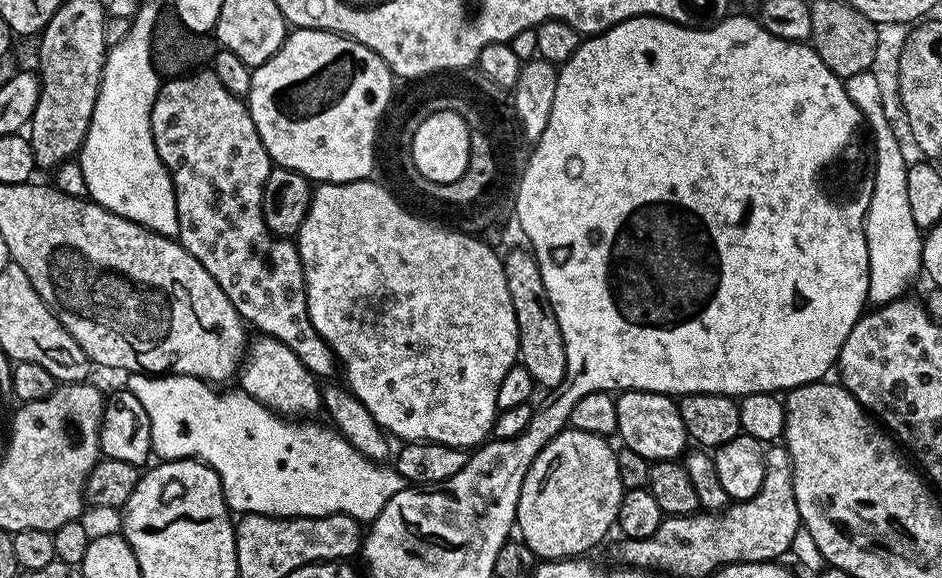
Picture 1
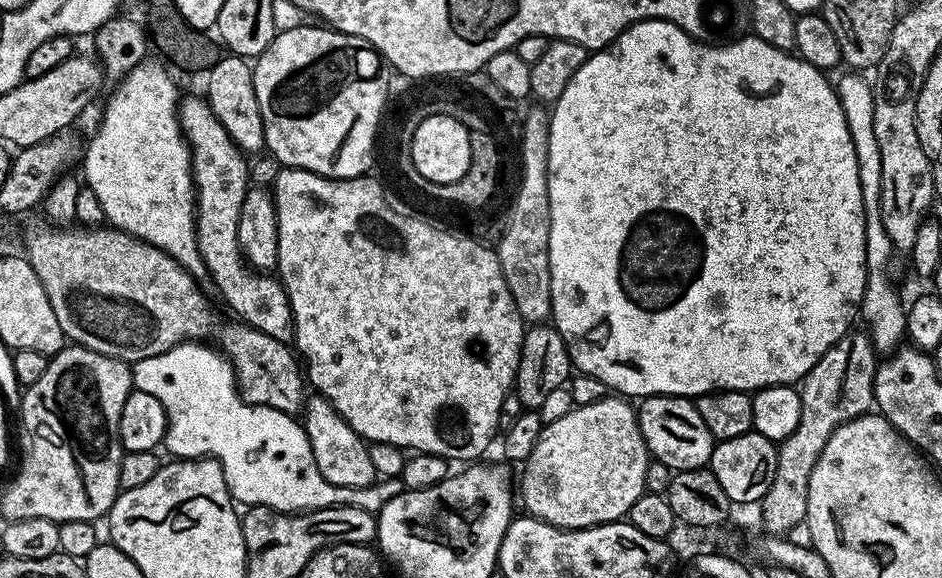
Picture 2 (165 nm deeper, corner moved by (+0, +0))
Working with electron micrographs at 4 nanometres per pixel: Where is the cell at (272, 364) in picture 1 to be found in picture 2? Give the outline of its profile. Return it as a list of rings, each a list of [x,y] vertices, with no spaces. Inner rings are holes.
[[[312,394],[305,399],[302,423],[310,442],[310,450],[314,454],[314,462],[318,466],[318,474],[322,474],[326,482],[343,488],[371,488],[377,483],[378,477],[368,449],[369,441],[349,426],[346,418],[342,418],[342,414],[334,410],[326,397]]]

